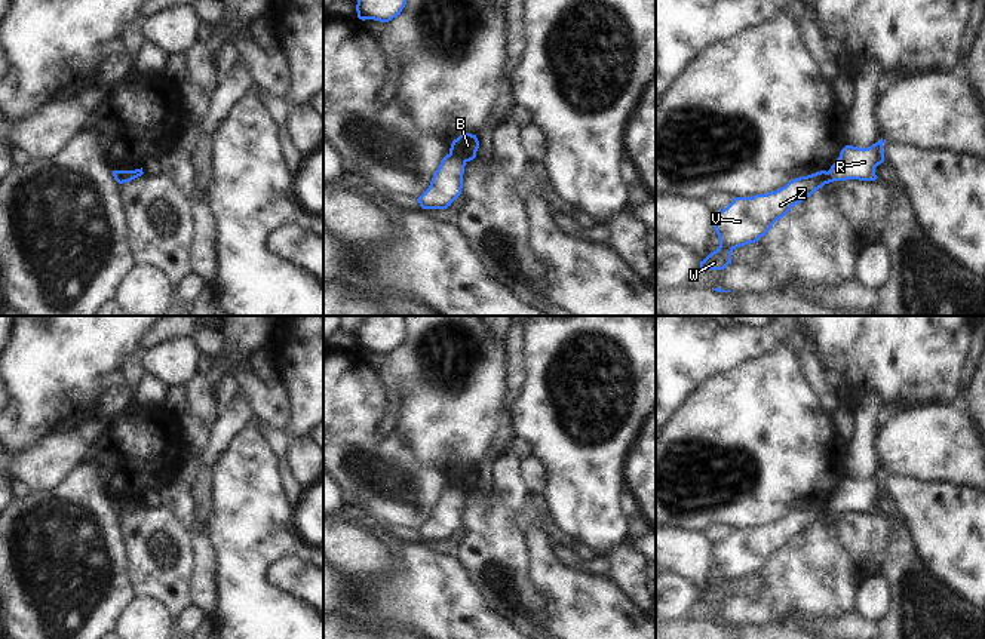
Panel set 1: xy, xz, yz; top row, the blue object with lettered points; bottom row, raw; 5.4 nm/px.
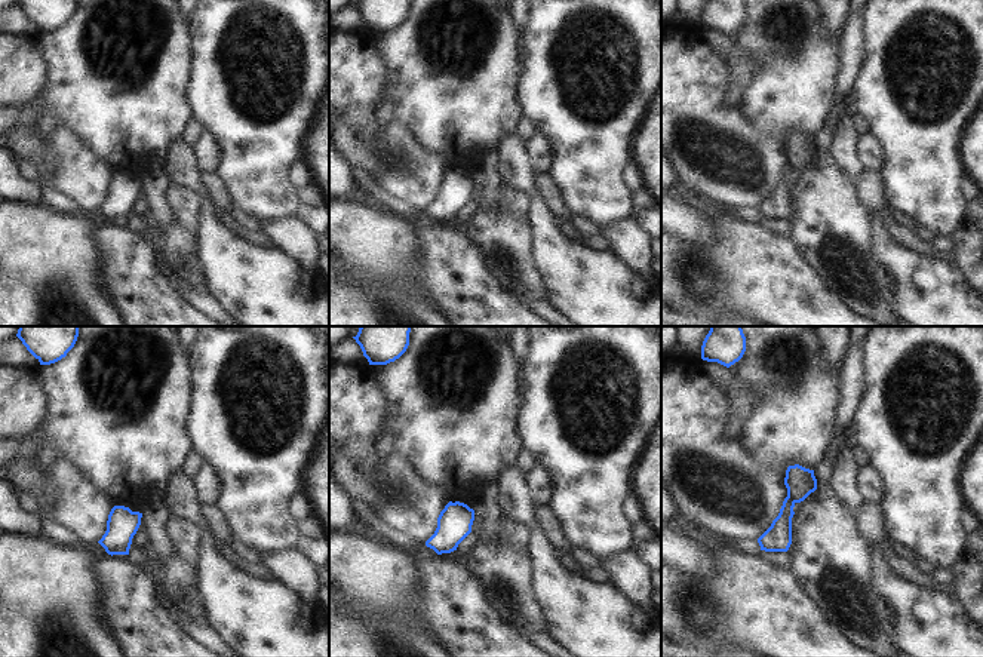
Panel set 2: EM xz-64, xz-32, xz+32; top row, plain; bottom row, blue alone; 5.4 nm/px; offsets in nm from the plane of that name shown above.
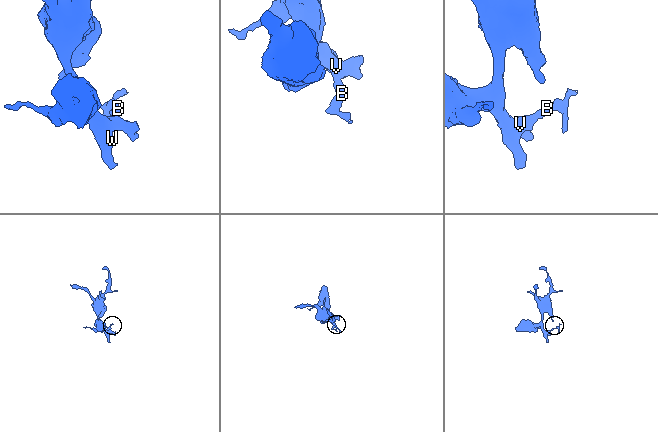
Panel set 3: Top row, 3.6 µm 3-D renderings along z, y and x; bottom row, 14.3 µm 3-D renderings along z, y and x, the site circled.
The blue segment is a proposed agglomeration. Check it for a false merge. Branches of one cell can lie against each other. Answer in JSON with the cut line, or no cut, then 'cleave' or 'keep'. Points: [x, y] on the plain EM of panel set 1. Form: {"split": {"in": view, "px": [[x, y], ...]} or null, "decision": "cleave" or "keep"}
{"split": {"in": "xz", "px": [[448, 487], [465, 494]]}, "decision": "cleave"}

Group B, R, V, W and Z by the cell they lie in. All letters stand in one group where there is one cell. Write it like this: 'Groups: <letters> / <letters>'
Groups: B V W Z / R

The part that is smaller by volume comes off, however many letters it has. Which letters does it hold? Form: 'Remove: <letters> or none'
Remove: R

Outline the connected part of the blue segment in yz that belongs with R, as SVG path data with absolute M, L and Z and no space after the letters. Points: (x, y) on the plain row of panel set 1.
M881 470L868 480L846 477L828 503L829 514L847 511L875 513L878 510L875 500L884 494L884 474Z

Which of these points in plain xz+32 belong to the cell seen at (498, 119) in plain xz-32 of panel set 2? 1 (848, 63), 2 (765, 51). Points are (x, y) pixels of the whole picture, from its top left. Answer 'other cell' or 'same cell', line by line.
1: other cell
2: same cell

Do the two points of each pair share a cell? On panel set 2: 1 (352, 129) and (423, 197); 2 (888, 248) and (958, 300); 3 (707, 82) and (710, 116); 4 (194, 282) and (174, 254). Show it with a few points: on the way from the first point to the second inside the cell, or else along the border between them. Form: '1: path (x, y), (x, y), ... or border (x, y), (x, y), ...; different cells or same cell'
1: path (369, 147), (405, 180); same cell
2: path (908, 261), (933, 264), (949, 281); same cell
3: path (707, 91), (707, 107); same cell
4: path (187, 275), (175, 261); same cell

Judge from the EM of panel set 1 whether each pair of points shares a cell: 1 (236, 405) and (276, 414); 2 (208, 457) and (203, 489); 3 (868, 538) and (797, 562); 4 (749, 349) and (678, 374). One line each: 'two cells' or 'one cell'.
1: two cells
2: one cell
3: two cells
4: one cell

